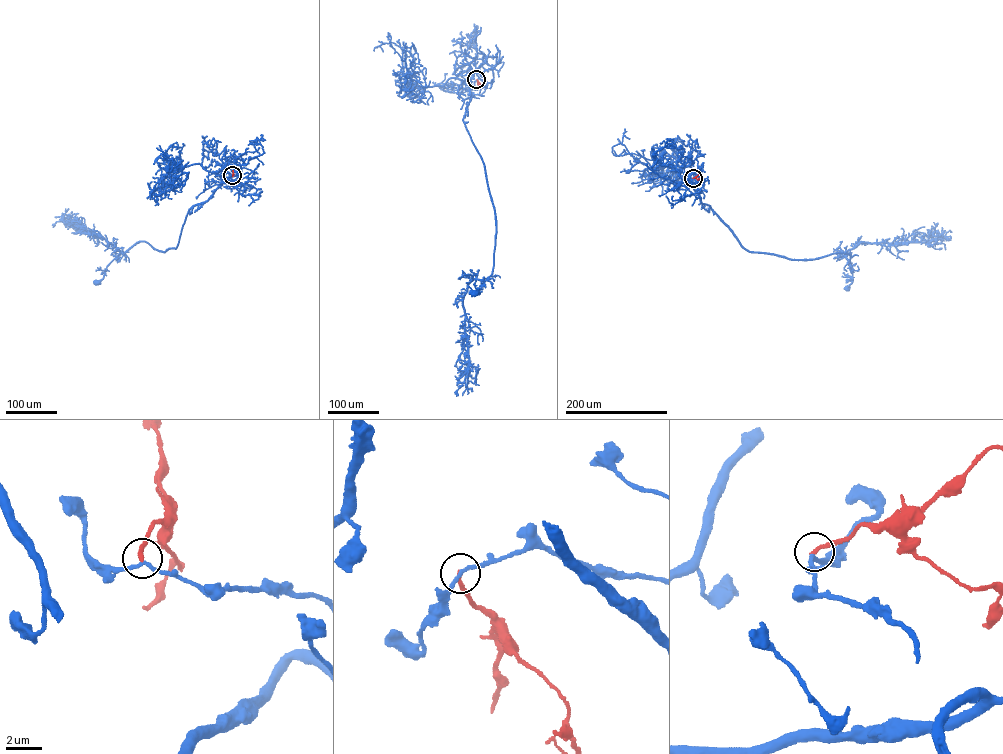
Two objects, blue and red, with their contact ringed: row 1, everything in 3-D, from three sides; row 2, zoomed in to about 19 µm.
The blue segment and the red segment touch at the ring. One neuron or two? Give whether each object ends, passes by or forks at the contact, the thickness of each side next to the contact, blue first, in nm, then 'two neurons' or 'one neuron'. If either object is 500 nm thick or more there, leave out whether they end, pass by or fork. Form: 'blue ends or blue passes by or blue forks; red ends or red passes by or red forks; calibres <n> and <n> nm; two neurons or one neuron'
blue passes by; red ends; calibres 200 and 240 nm; two neurons

